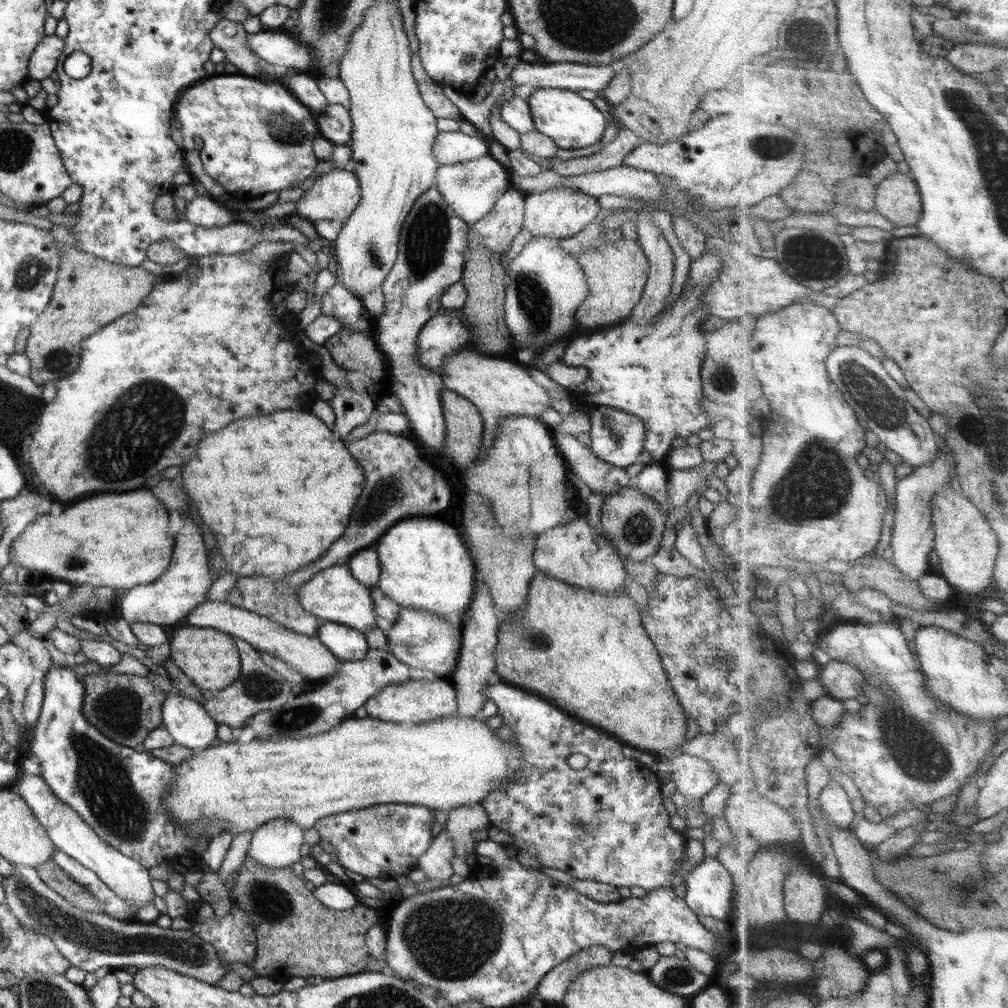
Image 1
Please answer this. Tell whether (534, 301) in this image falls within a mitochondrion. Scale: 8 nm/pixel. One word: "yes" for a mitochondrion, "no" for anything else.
yes

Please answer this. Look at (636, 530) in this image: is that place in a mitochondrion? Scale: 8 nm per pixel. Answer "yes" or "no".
yes

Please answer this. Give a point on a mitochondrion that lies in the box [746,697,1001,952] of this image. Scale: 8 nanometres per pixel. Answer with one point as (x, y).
(965, 889)

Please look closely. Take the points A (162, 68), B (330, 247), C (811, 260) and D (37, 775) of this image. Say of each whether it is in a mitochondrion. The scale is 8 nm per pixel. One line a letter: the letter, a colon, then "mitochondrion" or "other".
A: mitochondrion
B: other
C: mitochondrion
D: other

